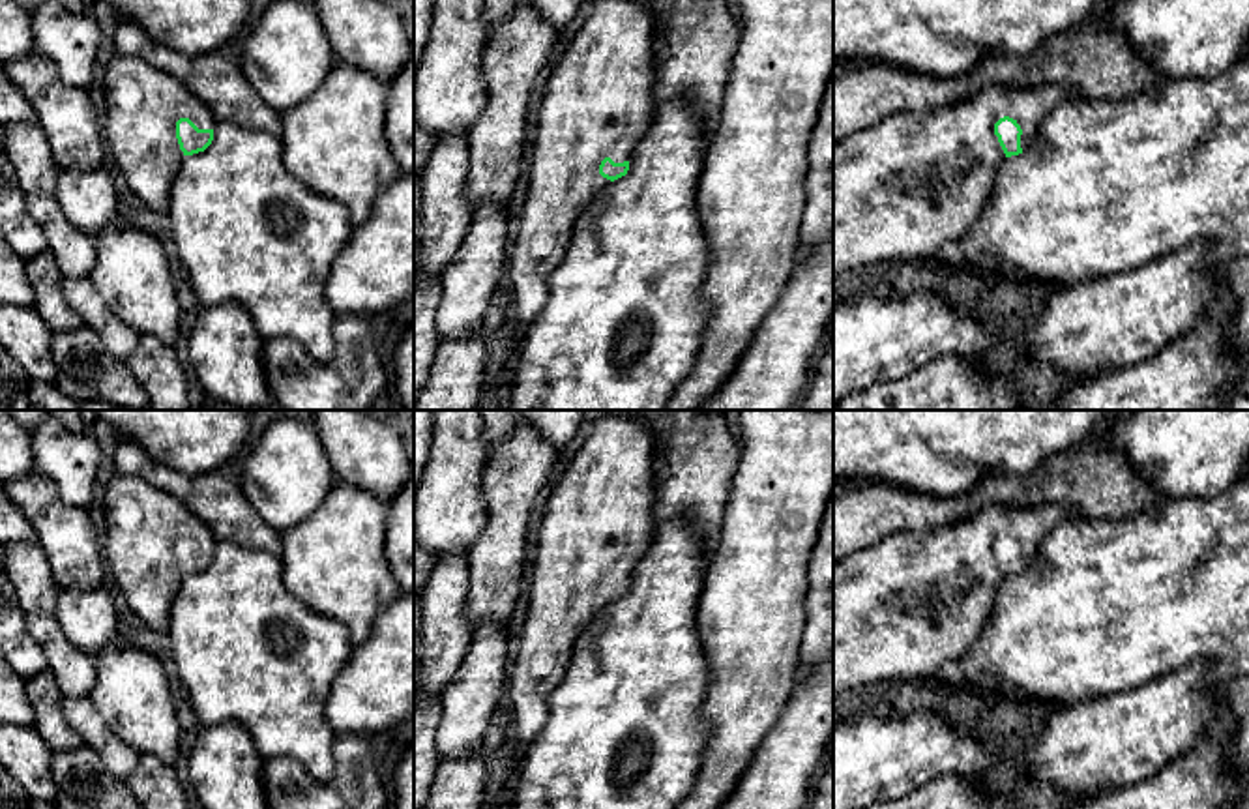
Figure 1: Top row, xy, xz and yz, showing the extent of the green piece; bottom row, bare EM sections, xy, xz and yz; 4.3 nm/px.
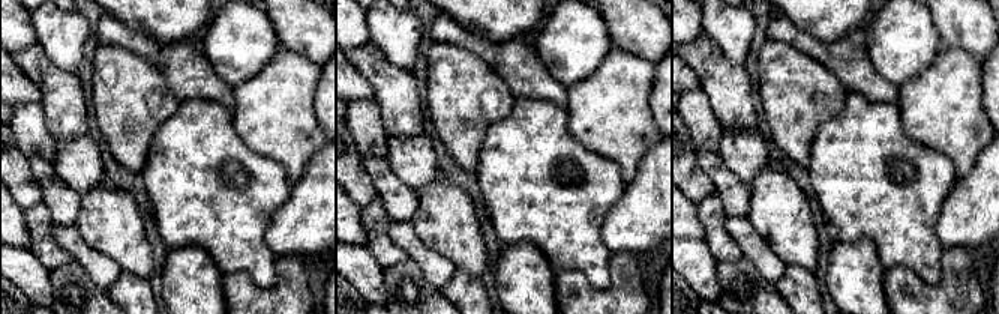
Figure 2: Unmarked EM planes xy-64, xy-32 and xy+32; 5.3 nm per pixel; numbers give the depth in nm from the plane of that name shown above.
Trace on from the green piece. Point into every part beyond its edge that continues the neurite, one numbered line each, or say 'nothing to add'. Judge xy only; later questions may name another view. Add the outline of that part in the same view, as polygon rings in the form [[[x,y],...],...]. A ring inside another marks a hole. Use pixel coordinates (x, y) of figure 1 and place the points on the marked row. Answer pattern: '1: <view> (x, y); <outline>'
1: xy (143, 103); [[[112,52],[103,66],[105,82],[105,135],[118,180],[131,189],[152,212],[167,213],[170,187],[184,161],[176,139],[176,122],[189,118],[198,129],[215,129],[217,122],[208,107],[176,77],[152,64]]]

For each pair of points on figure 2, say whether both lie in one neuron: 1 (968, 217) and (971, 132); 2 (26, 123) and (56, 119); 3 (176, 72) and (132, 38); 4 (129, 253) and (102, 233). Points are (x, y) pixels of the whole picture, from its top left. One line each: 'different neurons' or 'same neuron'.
1: different neurons
2: different neurons
3: same neuron
4: same neuron

